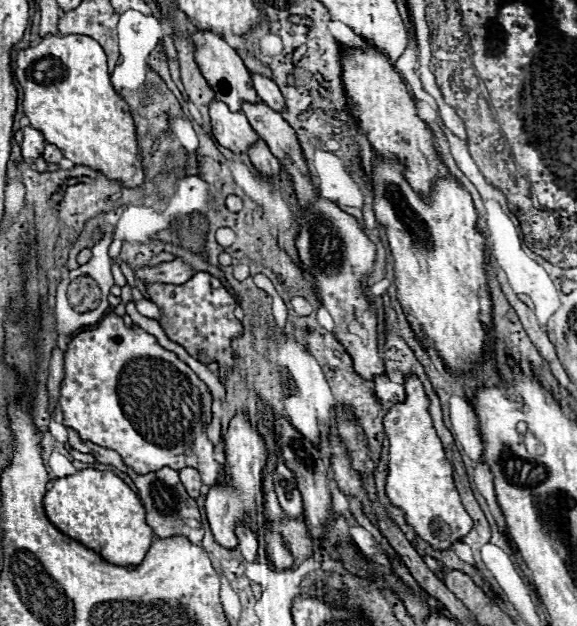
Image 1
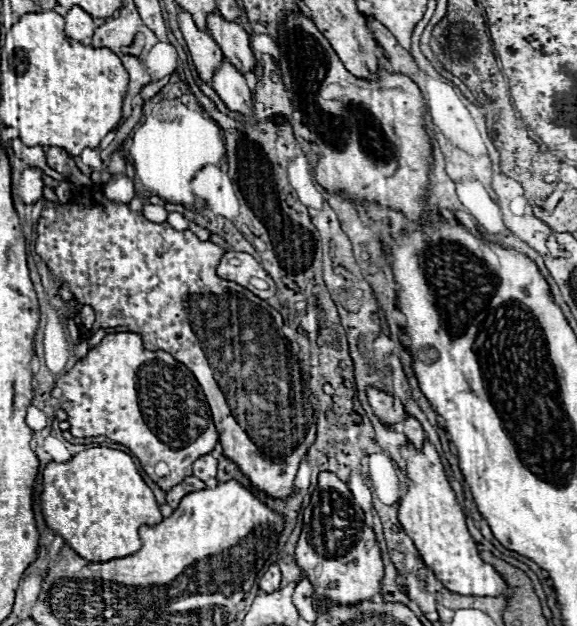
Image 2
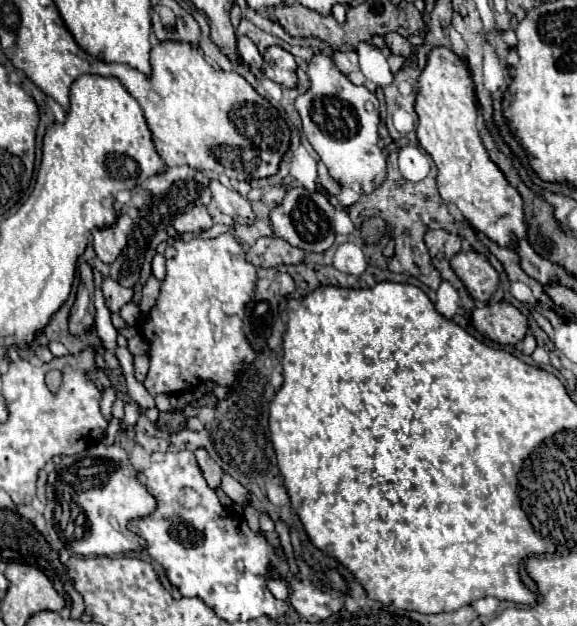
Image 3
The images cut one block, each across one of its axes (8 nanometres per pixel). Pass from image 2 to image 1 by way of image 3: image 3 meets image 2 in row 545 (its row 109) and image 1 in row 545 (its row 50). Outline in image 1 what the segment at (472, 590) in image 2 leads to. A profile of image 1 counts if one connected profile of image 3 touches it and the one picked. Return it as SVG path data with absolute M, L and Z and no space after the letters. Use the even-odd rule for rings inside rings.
M416 376L406 378L406 400L400 404L394 404L390 412L384 416L384 430L390 440L390 462L388 462L388 478L386 478L386 494L390 498L390 504L400 508L404 512L404 518L408 526L414 528L422 540L426 540L432 548L448 550L454 542L460 542L462 536L466 536L472 528L472 518L464 510L458 490L452 482L452 464L446 460L444 448L440 438L436 436L436 430L432 426L432 418L428 414L428 398L424 394L422 382Z

